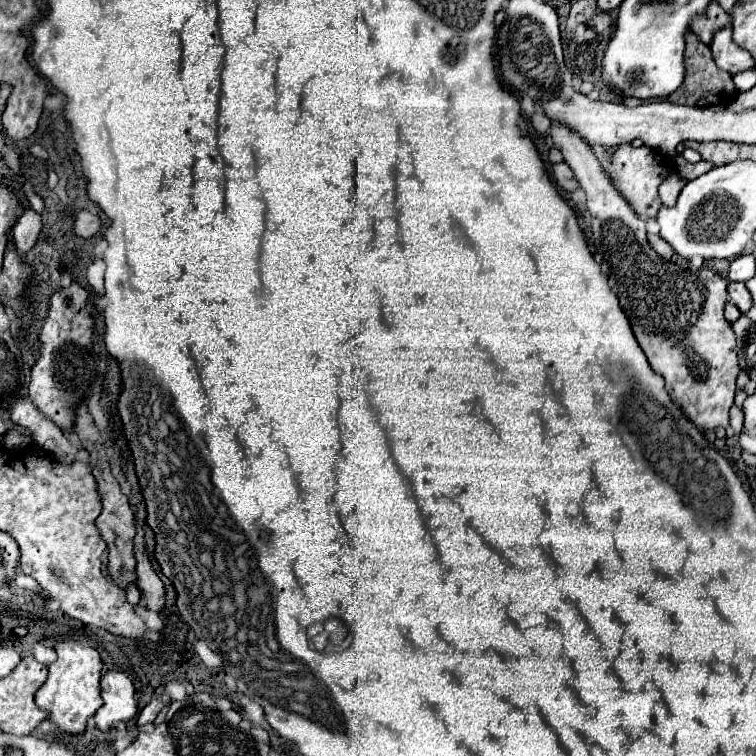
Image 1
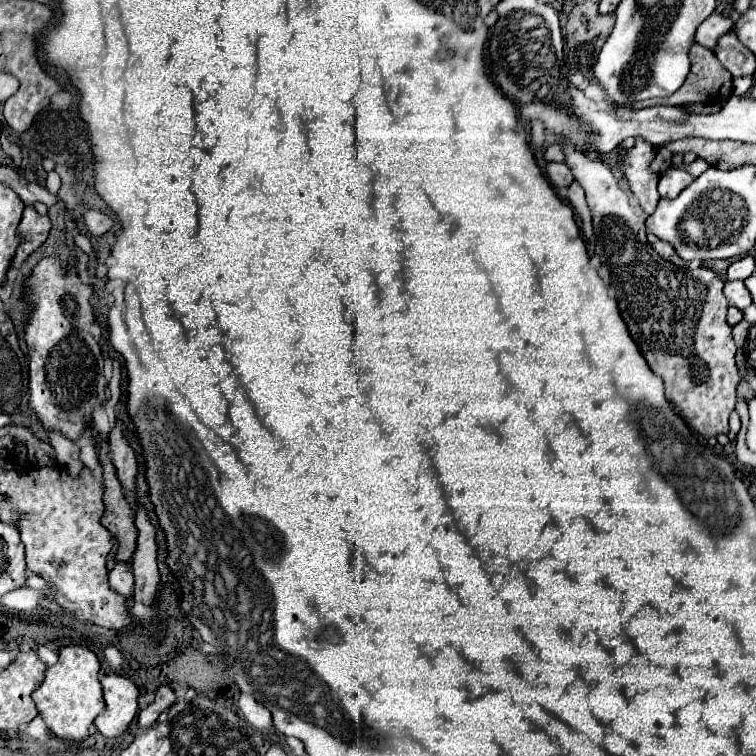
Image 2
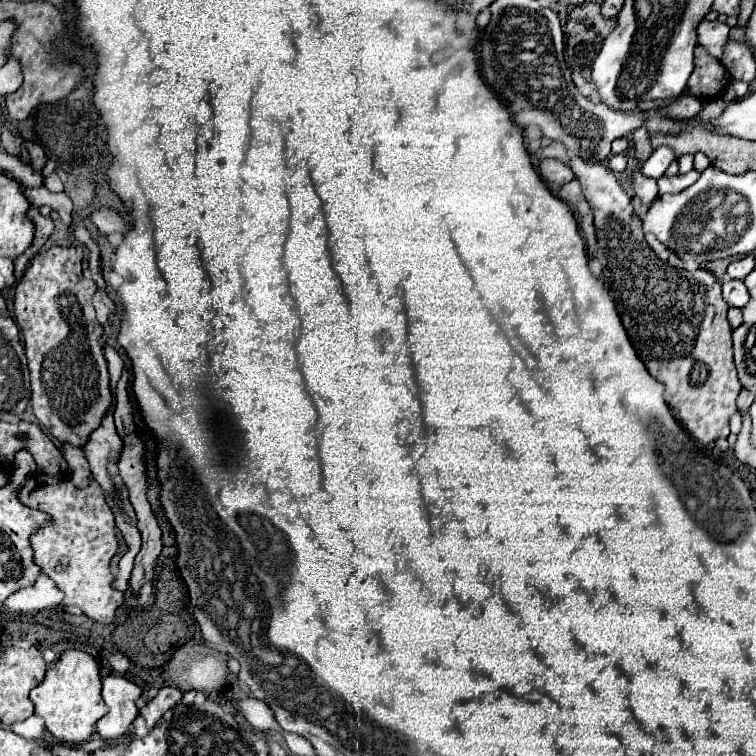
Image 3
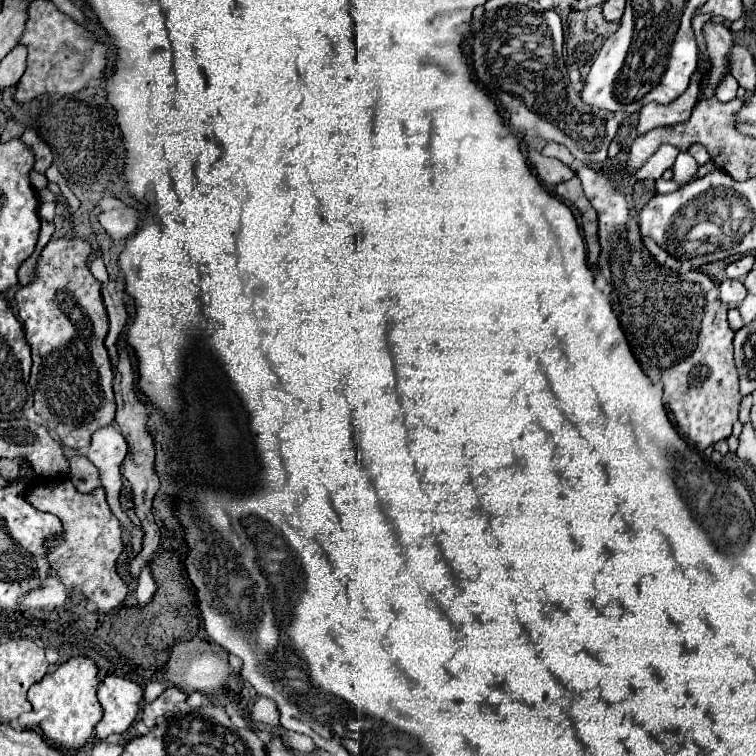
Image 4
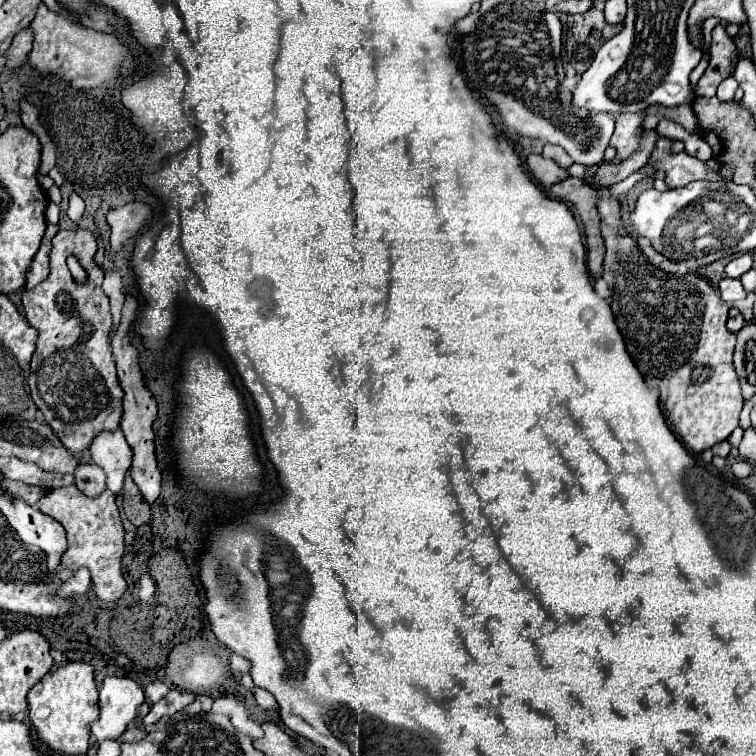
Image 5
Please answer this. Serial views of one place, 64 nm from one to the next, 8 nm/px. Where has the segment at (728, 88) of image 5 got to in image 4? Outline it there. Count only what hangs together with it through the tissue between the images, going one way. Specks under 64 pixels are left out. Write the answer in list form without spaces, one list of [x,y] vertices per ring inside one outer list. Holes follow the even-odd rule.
[[[726,74],[716,89],[716,96],[722,102],[731,101],[736,98],[738,88],[739,84],[737,80],[734,80],[734,76]]]

